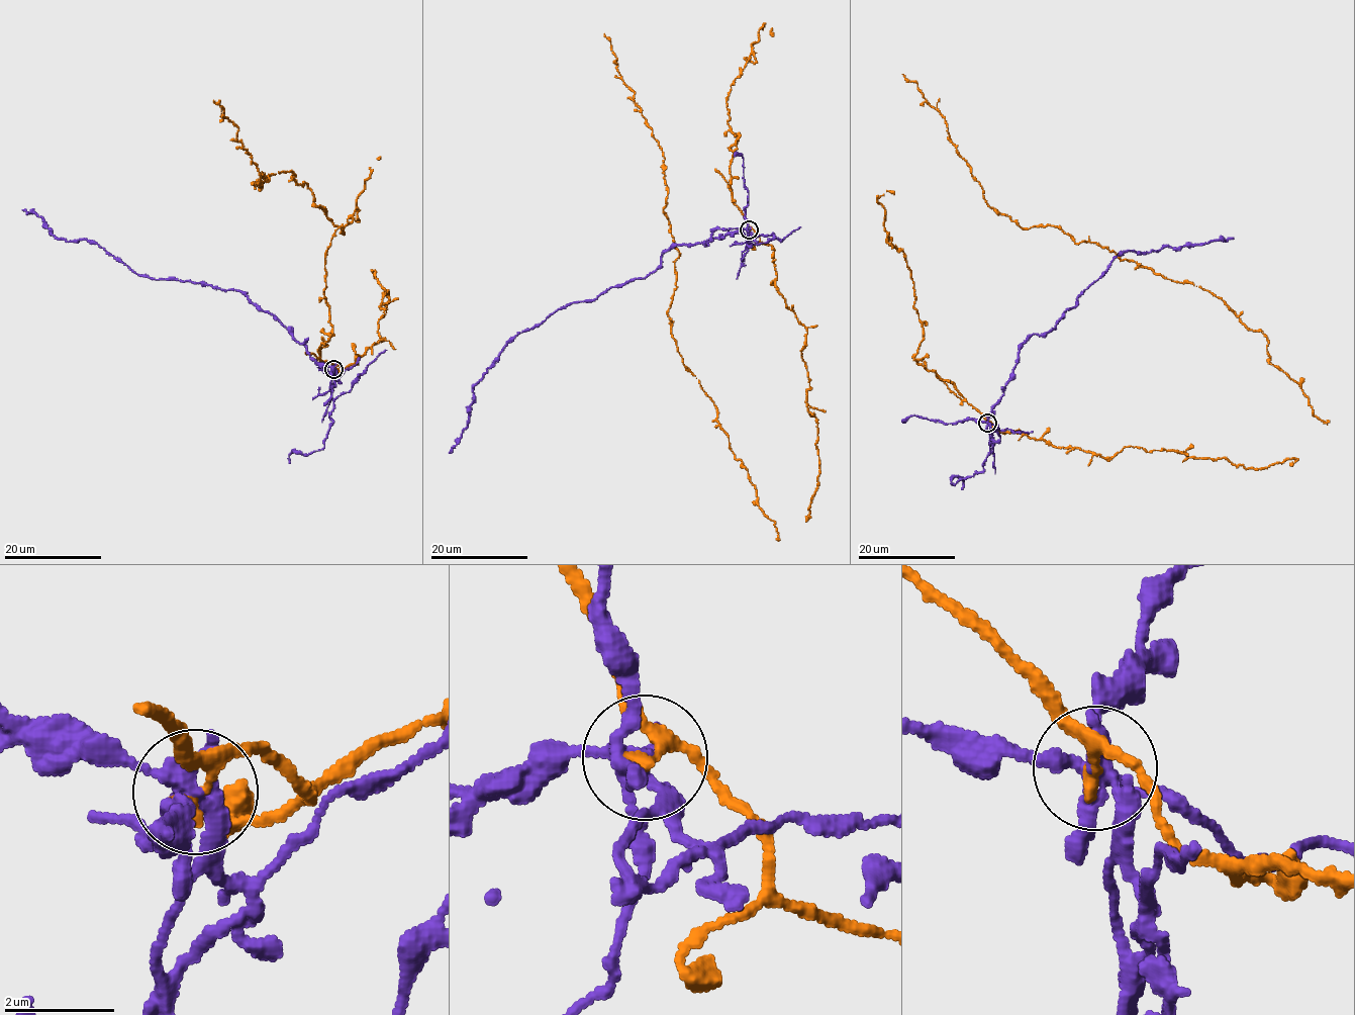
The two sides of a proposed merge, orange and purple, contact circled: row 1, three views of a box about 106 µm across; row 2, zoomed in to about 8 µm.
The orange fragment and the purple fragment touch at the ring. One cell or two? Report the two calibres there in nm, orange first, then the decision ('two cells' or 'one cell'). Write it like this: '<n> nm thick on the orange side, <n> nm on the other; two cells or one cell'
240 nm thick on the orange side, 280 nm on the other; two cells

